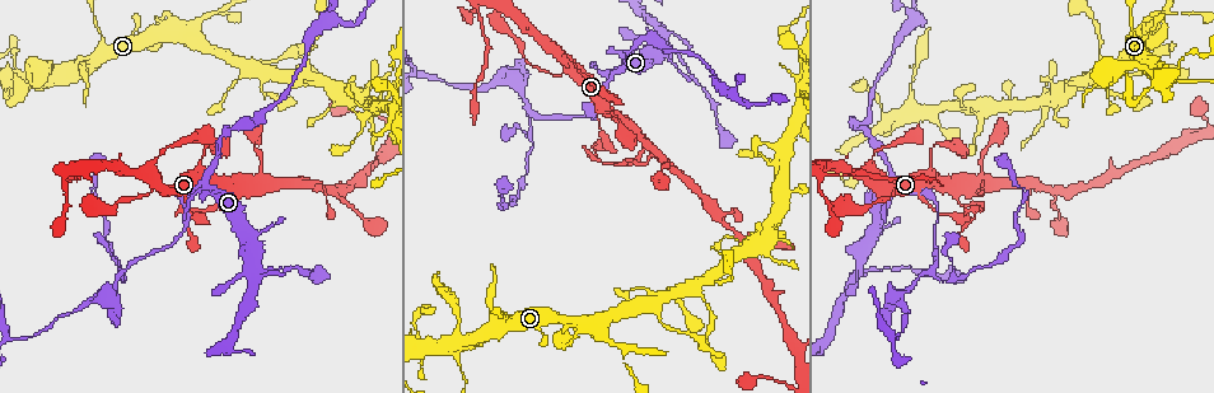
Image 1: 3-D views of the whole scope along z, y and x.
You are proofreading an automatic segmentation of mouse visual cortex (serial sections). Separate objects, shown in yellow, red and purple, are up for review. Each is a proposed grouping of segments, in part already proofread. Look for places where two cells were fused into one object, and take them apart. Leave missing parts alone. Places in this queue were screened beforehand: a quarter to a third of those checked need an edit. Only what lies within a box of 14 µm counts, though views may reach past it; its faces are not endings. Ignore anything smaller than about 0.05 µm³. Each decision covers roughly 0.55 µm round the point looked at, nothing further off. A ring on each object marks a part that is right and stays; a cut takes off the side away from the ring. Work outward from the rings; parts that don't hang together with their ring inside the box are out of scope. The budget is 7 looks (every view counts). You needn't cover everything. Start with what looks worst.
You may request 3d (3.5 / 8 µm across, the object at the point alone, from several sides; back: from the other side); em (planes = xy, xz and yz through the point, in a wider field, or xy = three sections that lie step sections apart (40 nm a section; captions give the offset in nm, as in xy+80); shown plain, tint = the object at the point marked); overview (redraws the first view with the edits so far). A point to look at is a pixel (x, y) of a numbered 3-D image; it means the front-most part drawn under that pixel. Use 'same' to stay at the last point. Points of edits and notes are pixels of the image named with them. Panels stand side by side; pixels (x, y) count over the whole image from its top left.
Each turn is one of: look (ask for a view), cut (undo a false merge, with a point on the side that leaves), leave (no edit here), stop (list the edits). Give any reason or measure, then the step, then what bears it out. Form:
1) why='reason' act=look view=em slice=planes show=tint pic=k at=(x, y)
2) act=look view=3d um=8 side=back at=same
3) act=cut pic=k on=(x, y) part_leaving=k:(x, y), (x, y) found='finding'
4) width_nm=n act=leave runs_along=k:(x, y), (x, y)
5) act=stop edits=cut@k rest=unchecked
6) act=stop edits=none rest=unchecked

why='sudden change in width' act=look view=3d um=8 pic=1 at=(205, 180)

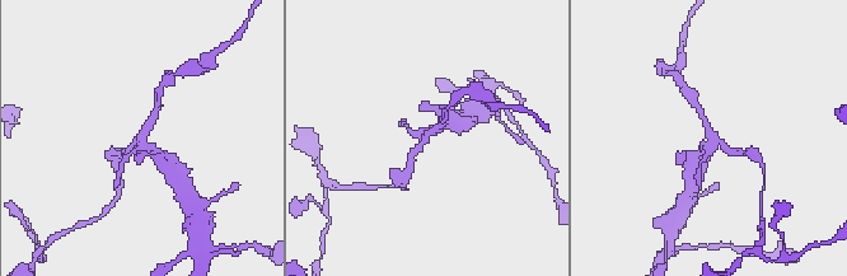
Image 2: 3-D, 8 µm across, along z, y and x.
act=look view=3d um=3.5 pic=2 at=(426, 134)

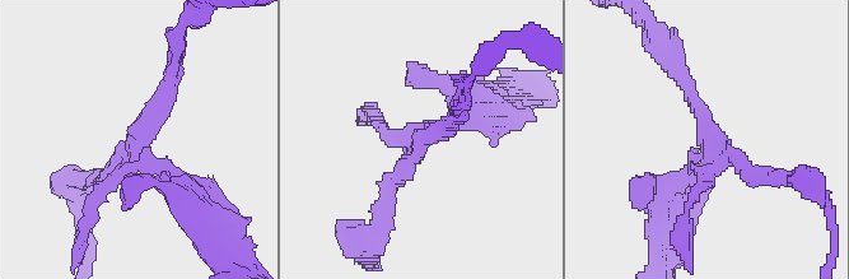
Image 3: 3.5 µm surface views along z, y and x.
act=look view=em slice=xy step=5 show=tint pic=3 at=(137, 147)

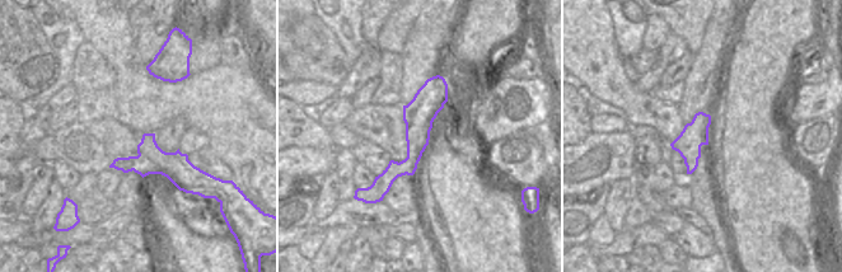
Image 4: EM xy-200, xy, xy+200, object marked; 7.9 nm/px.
act=cut pic=3 on=(154, 103) part_leaving=3:(139, 152), (88, 178) found='a second cell is stuck on'

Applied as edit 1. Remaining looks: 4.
why='see it whole again' act=look view=overview

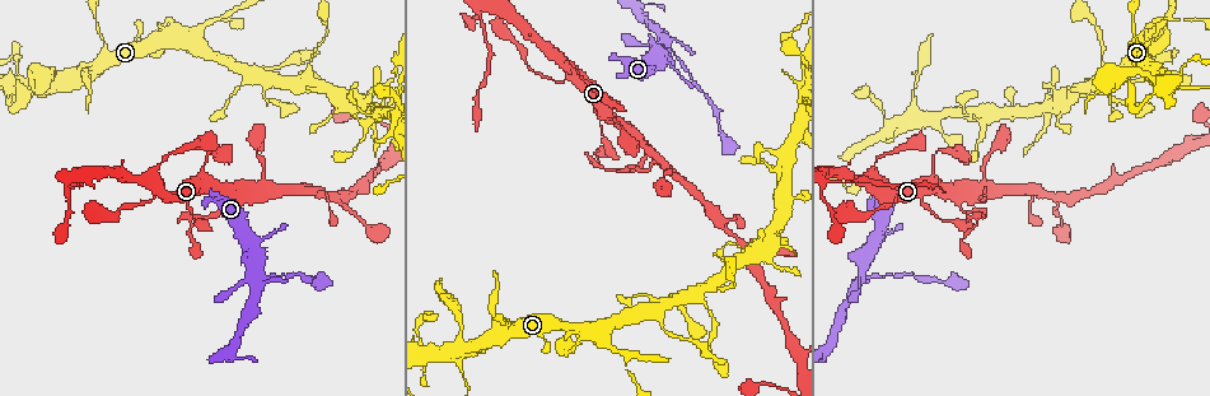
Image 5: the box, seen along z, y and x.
why='a fork' act=look view=3d um=3.5 pic=5 at=(596, 335)

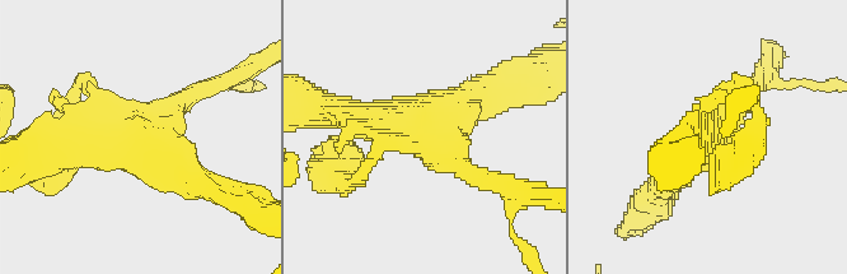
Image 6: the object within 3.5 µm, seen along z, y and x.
arms=3 arm_widths_nm=300,400,400 act=look view=em slice=xy step=5 show=tint pic=6 at=(147, 134)

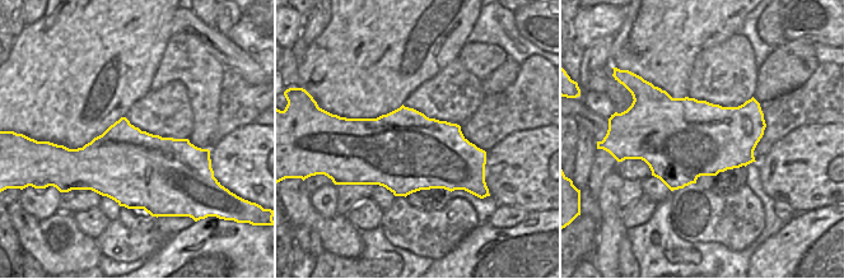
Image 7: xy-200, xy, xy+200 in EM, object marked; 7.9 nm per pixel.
act=look view=em slice=xy step=3 show=tint at=same

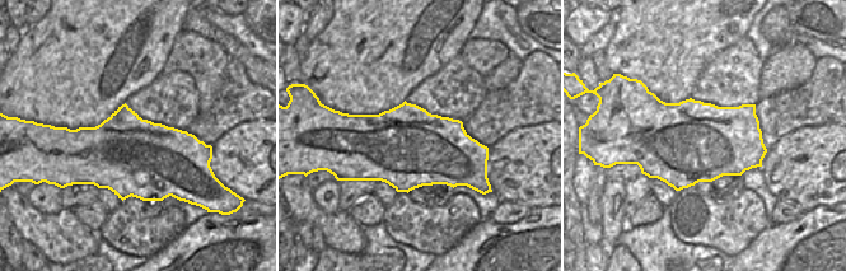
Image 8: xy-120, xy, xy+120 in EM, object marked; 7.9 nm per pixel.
act=leave runs_along=6:(47, 152), (140, 144), (199, 180) found='continuous, no second cell'

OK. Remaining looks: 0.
act=stop edits=cut@3 rest=unchecked

